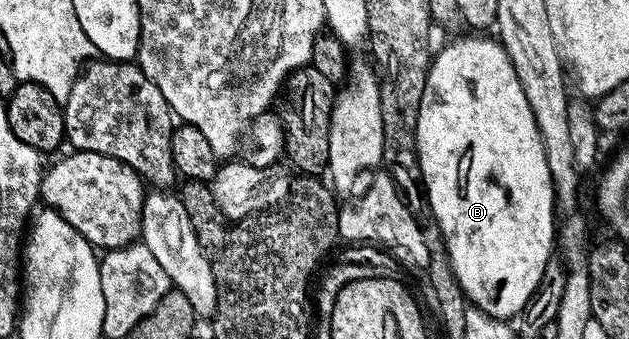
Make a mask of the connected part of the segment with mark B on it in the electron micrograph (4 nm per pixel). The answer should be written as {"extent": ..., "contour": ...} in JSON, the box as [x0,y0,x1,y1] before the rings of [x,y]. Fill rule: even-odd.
{"extent":[416,36,558,320],"contour":[[[472,36],[476,38],[460,38],[440,51],[435,51],[428,68],[426,88],[422,92],[422,104],[418,108],[418,128],[416,129],[416,151],[420,157],[420,176],[424,184],[426,206],[436,217],[436,226],[444,237],[444,246],[448,249],[446,261],[452,267],[452,274],[458,280],[465,299],[475,309],[481,310],[492,318],[512,320],[528,306],[528,301],[536,294],[544,273],[548,270],[548,261],[554,254],[554,243],[558,238],[558,215],[556,212],[556,193],[552,187],[550,168],[546,164],[546,152],[542,144],[542,136],[538,132],[538,124],[534,120],[534,112],[530,112],[530,100],[526,100],[526,92],[522,92],[522,80],[518,80],[518,72],[514,72],[514,64],[510,64],[510,56],[504,45],[492,36]]]}

